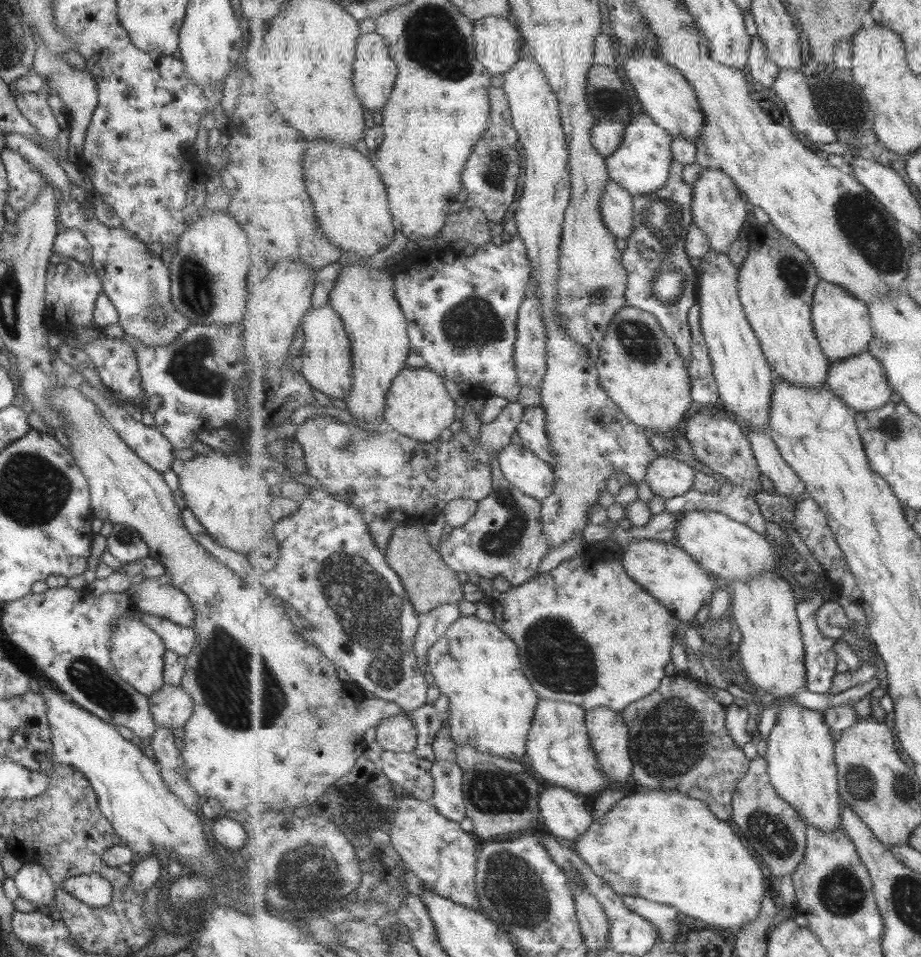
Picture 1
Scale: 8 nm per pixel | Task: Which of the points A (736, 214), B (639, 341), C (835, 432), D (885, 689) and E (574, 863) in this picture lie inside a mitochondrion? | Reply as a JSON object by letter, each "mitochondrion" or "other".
{"A":"other","B":"mitochondrion","C":"other","D":"other","E":"other"}

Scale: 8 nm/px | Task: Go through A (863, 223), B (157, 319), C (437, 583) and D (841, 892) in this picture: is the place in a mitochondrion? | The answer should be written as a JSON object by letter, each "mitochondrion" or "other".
{"A":"mitochondrion","B":"mitochondrion","C":"other","D":"mitochondrion"}

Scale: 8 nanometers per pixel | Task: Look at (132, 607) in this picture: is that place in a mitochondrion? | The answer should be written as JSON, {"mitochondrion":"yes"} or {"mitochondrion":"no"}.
{"mitochondrion":"no"}

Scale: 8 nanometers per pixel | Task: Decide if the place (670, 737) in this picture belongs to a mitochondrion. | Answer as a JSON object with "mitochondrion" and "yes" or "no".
{"mitochondrion":"yes"}

